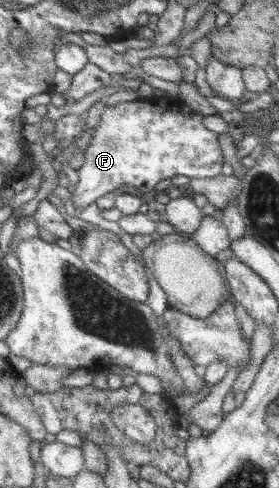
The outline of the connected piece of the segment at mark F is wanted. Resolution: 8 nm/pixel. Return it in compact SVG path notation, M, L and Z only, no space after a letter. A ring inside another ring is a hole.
M146 95L134 101L120 101L110 109L105 107L99 118L99 123L94 126L94 133L90 144L84 152L82 165L76 171L78 183L74 186L69 199L69 211L73 214L84 210L96 198L106 192L118 192L118 187L126 184L133 186L140 192L154 189L160 180L172 176L186 176L189 179L212 178L220 173L223 164L220 145L216 140L217 134L209 131L202 125L200 113L190 113L189 108L179 98L169 98L161 95L154 97Z

